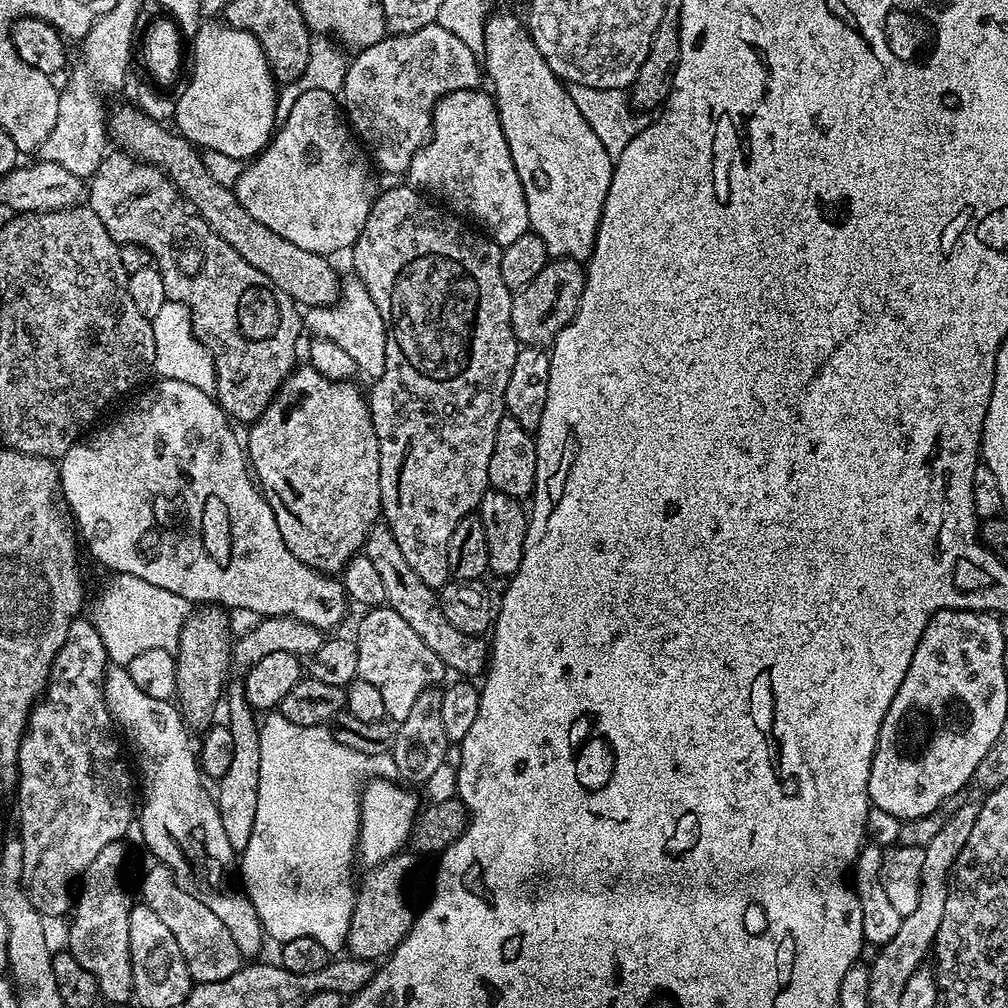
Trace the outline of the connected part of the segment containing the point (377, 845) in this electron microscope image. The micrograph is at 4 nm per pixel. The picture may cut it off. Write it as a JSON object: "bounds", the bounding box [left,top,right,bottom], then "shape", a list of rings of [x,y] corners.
{"bounds":[358,778,418,866],"shape":[[[372,778],[363,785],[360,793],[360,843],[358,856],[361,861],[379,866],[392,859],[409,843],[418,817],[416,796],[391,784],[388,778]]]}

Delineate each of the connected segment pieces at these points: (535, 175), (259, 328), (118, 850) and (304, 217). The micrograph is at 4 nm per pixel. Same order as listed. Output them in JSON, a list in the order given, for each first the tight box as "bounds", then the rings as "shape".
[{"bounds":[482,12,614,261],"shape":[[[500,12],[489,15],[488,20],[484,24],[484,47],[482,49],[482,68],[486,73],[486,80],[492,83],[490,87],[491,95],[496,101],[496,109],[498,110],[498,118],[502,122],[502,134],[506,134],[506,146],[510,146],[510,158],[514,158],[514,166],[518,170],[518,180],[522,182],[522,190],[526,194],[526,210],[530,214],[529,229],[540,235],[542,242],[546,242],[546,250],[549,257],[563,258],[565,260],[587,261],[594,250],[594,242],[598,234],[598,226],[602,218],[602,206],[606,202],[606,194],[610,190],[610,178],[612,177],[612,166],[614,158],[610,154],[606,154],[606,146],[602,146],[598,134],[594,134],[594,130],[590,130],[590,126],[586,122],[586,118],[582,118],[578,106],[574,106],[574,98],[570,98],[565,81],[554,74],[554,70],[550,70],[550,66],[546,62],[546,58],[542,58],[542,54],[538,50],[538,46],[534,46],[534,42],[530,39],[525,21],[520,20],[516,16],[511,16],[508,12]]]},{"bounds":[86,151,302,426],"shape":[[[109,151],[102,166],[87,181],[86,204],[98,214],[118,245],[137,244],[148,251],[151,263],[162,274],[168,299],[188,308],[196,340],[212,356],[216,367],[216,403],[225,416],[241,420],[244,426],[251,425],[297,367],[295,343],[302,333],[302,312],[297,303],[275,288],[262,270],[254,270],[234,246],[226,246],[203,218],[190,210],[188,201],[168,181],[164,171],[152,164],[144,164],[126,152]]]},{"bounds":[66,842,134,1004],"shape":[[[120,842],[106,846],[85,870],[78,884],[74,911],[70,916],[72,925],[68,928],[68,944],[66,944],[67,951],[72,953],[73,958],[83,968],[90,970],[90,974],[94,974],[96,985],[100,991],[99,999],[101,1001],[109,1000],[112,1004],[124,1004],[127,1000],[131,1001],[134,996],[132,991],[132,963],[130,962],[130,910],[134,900],[133,897],[128,897],[128,892],[124,889],[124,880],[120,877],[124,872],[124,846]]]},{"bounds":[234,90,378,256],"shape":[[[309,90],[300,95],[267,147],[245,168],[234,183],[234,191],[247,213],[286,241],[325,256],[347,251],[356,243],[378,192],[365,149],[345,120],[337,95],[326,90]]]}]

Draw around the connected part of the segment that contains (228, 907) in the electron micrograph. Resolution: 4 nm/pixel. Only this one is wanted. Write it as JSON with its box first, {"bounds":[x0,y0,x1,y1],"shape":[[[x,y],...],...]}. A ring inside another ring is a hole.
{"bounds":[104,666,266,957],"shape":[[[112,666],[105,672],[104,701],[126,744],[128,739],[128,744],[136,755],[136,764],[140,767],[140,776],[144,779],[144,805],[141,808],[139,805],[138,808],[138,828],[140,824],[145,846],[156,855],[155,859],[159,863],[165,864],[172,871],[178,886],[182,886],[186,894],[194,894],[194,898],[203,902],[223,922],[226,930],[230,930],[230,938],[234,938],[234,946],[238,946],[241,957],[259,957],[256,955],[264,948],[266,933],[248,893],[238,886],[238,854],[226,838],[218,806],[201,773],[198,752],[194,747],[194,740],[192,744],[188,737],[190,729],[181,718],[179,707],[172,700],[159,700],[150,698],[150,694],[142,694],[142,690],[134,686],[134,678],[130,678],[128,669],[124,666]]]}

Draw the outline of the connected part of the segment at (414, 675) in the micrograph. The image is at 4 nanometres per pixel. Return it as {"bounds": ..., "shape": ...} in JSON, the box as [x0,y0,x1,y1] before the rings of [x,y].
{"bounds":[354,606,446,722],"shape":[[[381,606],[365,611],[363,615],[354,633],[358,646],[358,677],[371,682],[382,693],[387,719],[399,722],[410,714],[420,694],[441,683],[439,680],[446,675],[446,669],[438,654],[434,654],[418,634],[414,634],[393,608]]]}

